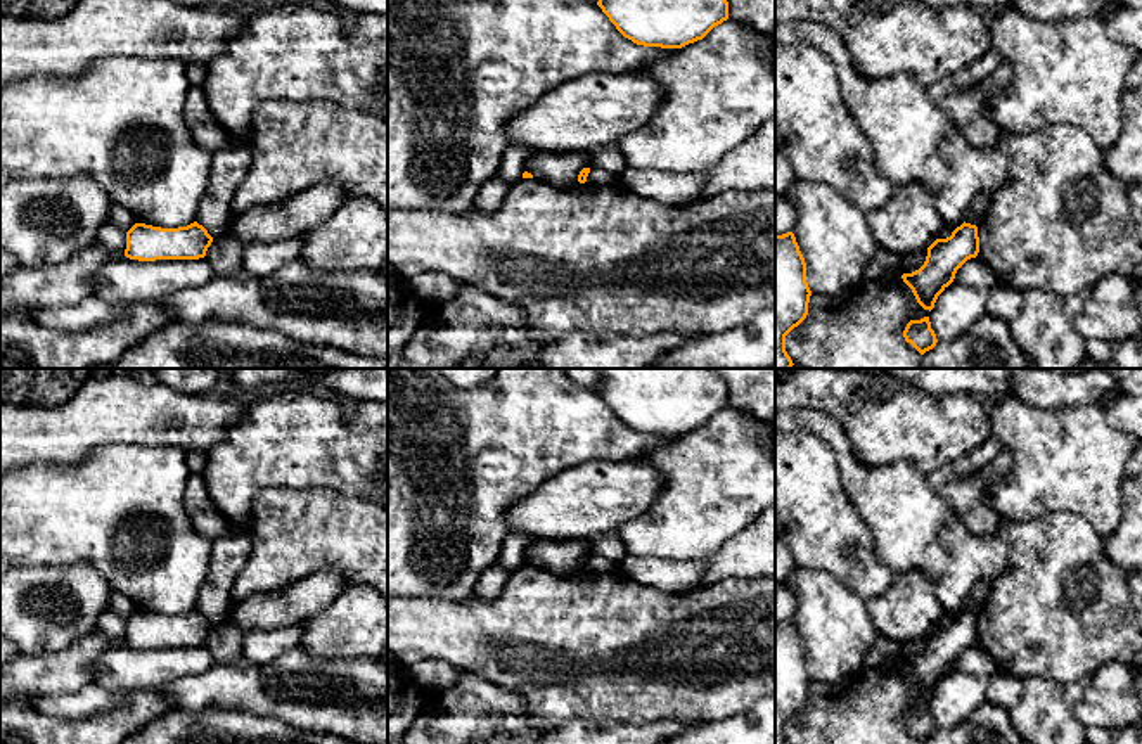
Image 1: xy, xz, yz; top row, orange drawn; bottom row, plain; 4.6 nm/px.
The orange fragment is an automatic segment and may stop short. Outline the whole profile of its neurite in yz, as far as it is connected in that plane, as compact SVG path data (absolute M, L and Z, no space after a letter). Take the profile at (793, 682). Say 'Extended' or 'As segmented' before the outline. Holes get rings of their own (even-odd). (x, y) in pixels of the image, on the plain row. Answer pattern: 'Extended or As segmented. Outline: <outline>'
As segmented. Outline: M792 619L775 623L775 744L789 744L786 723L808 702L806 651Z

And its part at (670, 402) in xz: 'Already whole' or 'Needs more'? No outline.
Already whole

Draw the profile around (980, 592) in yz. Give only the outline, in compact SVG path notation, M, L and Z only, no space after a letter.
M983 580L978 585L974 585L967 597L966 611L978 614L981 606L988 600L991 588L993 588L993 581L990 581L990 580Z

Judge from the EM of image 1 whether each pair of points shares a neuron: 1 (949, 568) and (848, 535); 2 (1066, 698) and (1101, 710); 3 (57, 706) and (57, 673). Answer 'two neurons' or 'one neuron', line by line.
1: two neurons
2: two neurons
3: two neurons

